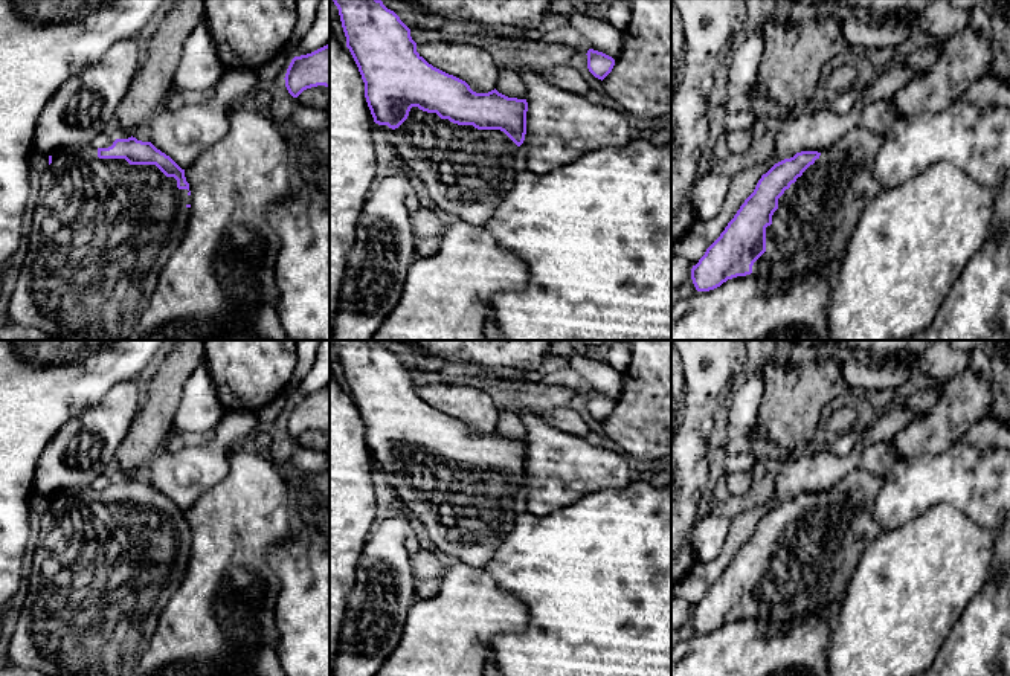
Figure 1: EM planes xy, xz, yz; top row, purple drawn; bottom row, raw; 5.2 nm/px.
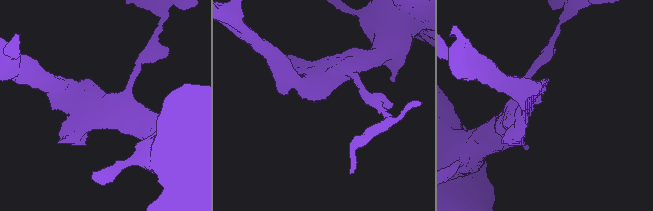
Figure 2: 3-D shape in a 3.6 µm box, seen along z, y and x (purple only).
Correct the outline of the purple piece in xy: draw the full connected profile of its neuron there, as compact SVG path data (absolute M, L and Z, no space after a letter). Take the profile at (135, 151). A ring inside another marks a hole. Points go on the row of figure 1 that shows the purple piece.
M131 136L116 139L108 148L73 145L49 156L27 256L8 302L9 322L34 327L55 340L128 340L151 301L160 272L185 237L189 208L185 169L151 142Z

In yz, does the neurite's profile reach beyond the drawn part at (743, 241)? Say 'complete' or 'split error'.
split error

